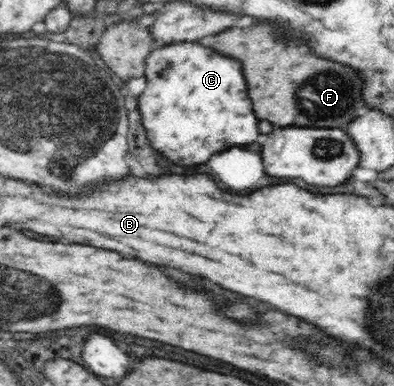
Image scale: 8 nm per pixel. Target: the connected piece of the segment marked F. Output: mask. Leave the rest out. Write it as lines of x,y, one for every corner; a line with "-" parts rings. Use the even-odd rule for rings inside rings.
259,22
249,28
231,28
206,42
219,54
241,62
247,80
247,94
259,121
267,120
279,126
347,128
347,124
357,116
357,108
368,107
361,100
363,80
357,72
333,60
317,58
309,46
301,42
277,40
271,24

